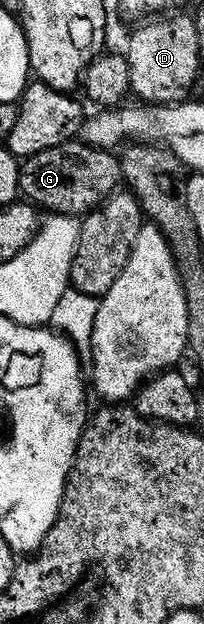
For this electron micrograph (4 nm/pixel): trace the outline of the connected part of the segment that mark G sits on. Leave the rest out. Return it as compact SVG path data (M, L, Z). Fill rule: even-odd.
M73 138L66 144L50 146L50 150L25 156L20 166L21 193L33 205L48 208L44 210L49 213L83 217L97 208L104 197L117 191L121 183L120 161L112 155L107 148L96 148Z

